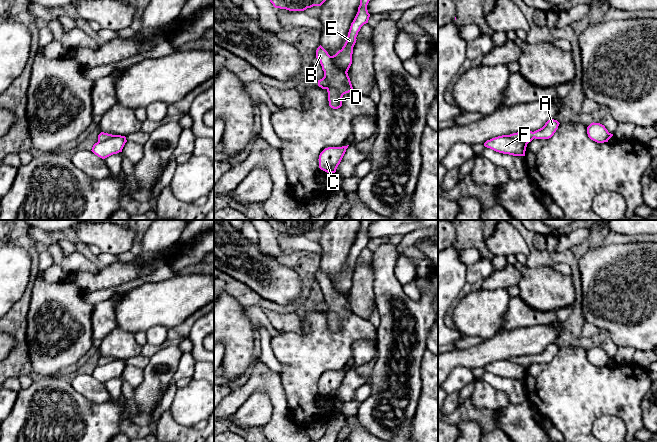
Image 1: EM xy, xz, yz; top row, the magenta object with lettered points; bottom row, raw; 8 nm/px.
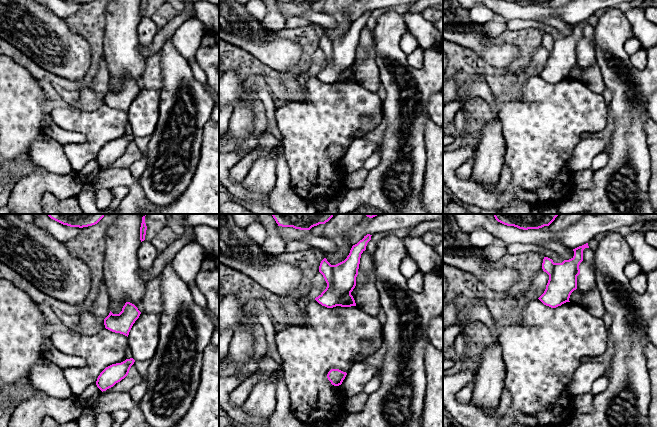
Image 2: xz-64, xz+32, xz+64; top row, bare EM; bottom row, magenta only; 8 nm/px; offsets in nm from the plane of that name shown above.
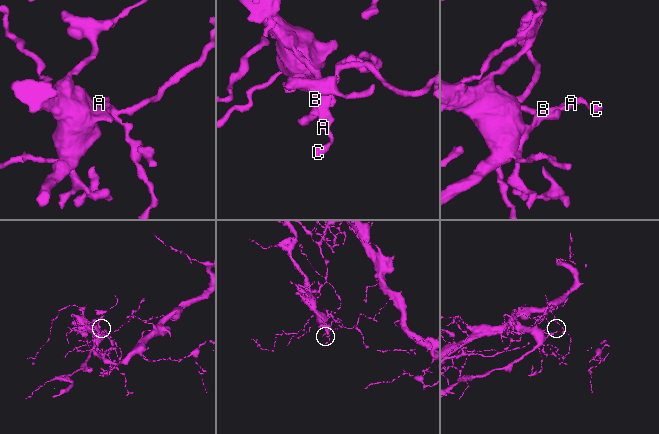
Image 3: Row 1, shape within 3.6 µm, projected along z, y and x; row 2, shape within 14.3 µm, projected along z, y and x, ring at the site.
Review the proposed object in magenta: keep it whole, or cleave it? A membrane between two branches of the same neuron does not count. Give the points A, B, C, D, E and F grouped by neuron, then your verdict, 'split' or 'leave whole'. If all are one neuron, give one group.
A B C D / E F | split

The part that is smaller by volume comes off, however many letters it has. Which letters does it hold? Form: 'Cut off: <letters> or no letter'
Cut off: A, B, C, D

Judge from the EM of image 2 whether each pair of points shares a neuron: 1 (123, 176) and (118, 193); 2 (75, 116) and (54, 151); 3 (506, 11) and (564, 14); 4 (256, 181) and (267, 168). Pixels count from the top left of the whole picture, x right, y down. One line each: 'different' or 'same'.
1: different
2: different
3: same
4: same

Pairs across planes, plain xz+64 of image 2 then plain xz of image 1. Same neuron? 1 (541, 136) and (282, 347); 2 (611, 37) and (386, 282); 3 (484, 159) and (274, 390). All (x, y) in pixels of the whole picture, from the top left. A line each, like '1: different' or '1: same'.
1: same
2: same
3: different

